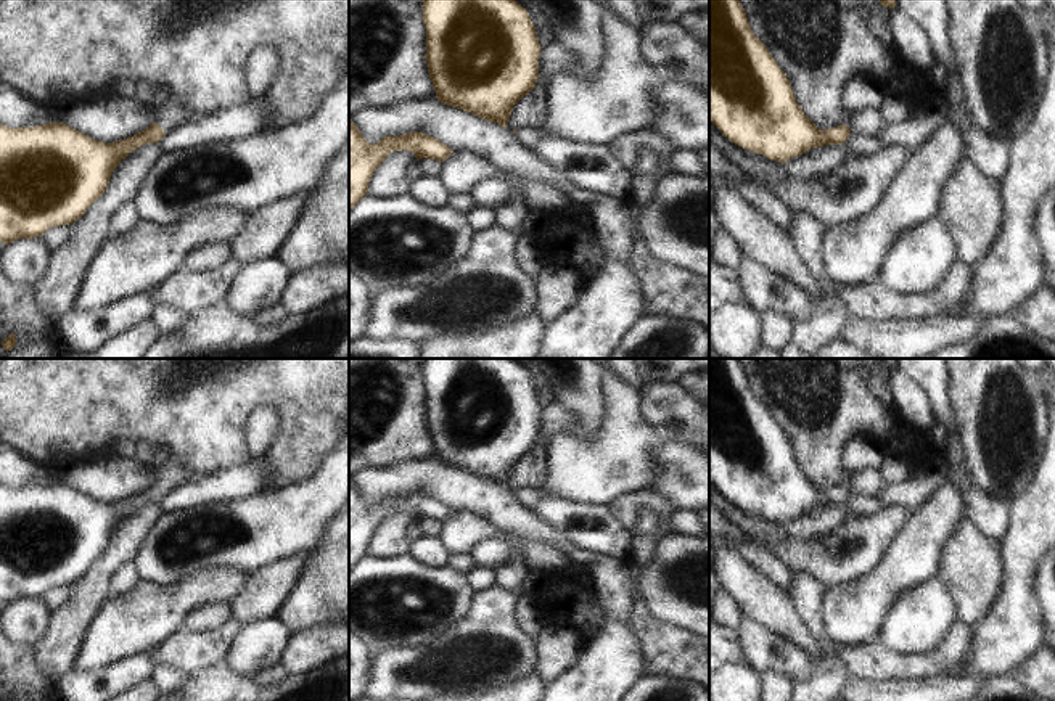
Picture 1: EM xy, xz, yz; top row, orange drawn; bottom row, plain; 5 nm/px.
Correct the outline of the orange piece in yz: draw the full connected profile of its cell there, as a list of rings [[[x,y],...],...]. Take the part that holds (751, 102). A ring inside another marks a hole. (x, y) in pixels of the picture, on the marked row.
[[[709,0],[709,121],[732,143],[785,164],[790,158],[801,156],[811,148],[844,143],[851,130],[849,121],[857,111],[880,109],[883,88],[865,77],[851,79],[841,95],[843,124],[833,129],[817,129],[796,103],[793,87],[786,74],[767,51],[766,45],[753,34],[740,0]]]

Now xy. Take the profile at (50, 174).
[[[137,82],[129,95],[154,108],[156,119],[133,137],[103,143],[63,124],[48,122],[35,127],[11,129],[0,124],[0,241],[42,236],[51,227],[71,225],[106,191],[111,174],[132,151],[158,143],[175,124],[187,117],[179,103],[161,95],[153,85]]]

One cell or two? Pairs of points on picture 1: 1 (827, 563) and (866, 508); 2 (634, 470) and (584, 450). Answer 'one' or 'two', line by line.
1: two
2: one

